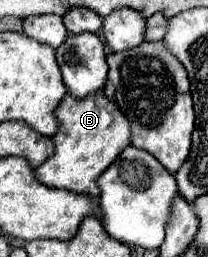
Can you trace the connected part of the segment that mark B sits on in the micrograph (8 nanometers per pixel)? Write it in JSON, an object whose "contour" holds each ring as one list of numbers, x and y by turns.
{"contour":[[103,91,87,95,85,99,73,99,65,95,55,109,59,121,57,133,51,137,53,155,35,169,35,179,51,189,65,189,79,195,97,197,97,177,115,161,119,151,131,143,131,131,127,117,117,109,113,101,105,97]]}

